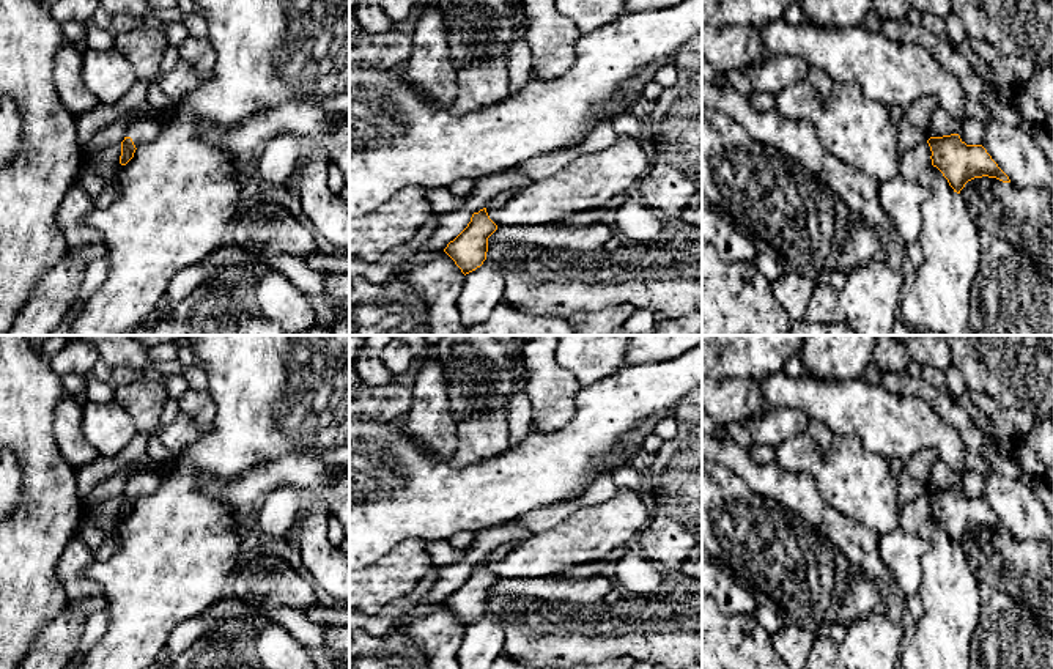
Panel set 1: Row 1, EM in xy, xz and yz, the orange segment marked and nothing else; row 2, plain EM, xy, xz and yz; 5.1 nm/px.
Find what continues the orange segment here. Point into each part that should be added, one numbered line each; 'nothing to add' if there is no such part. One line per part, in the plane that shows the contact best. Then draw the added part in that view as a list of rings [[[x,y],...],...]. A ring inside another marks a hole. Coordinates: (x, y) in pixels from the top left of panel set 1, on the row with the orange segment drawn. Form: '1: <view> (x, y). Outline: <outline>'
1: xy (142, 131). Outline: [[[143,116],[137,118],[126,131],[126,137],[131,137],[135,148],[143,146],[156,140],[162,132],[164,124],[157,120]]]

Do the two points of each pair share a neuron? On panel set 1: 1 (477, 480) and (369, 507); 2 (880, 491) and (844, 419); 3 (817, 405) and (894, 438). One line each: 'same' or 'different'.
1: same
2: different
3: same

